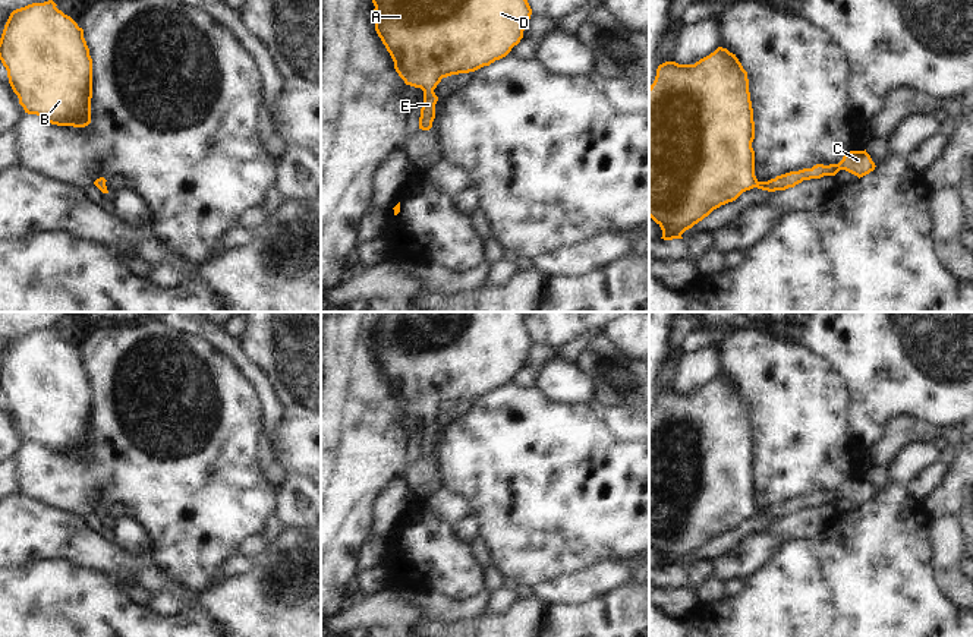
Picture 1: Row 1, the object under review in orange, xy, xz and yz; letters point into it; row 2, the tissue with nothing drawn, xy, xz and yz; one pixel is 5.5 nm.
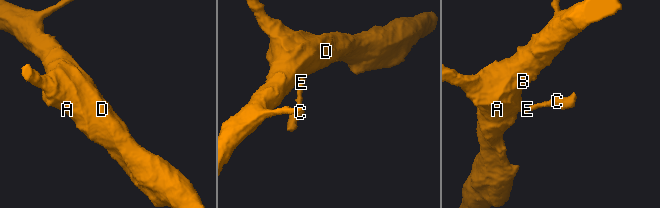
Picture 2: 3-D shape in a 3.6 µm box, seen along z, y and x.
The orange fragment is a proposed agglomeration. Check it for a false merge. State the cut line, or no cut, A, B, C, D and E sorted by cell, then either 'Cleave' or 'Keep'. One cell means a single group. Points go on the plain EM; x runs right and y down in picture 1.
No split. Groups: A B C D E. Keep

